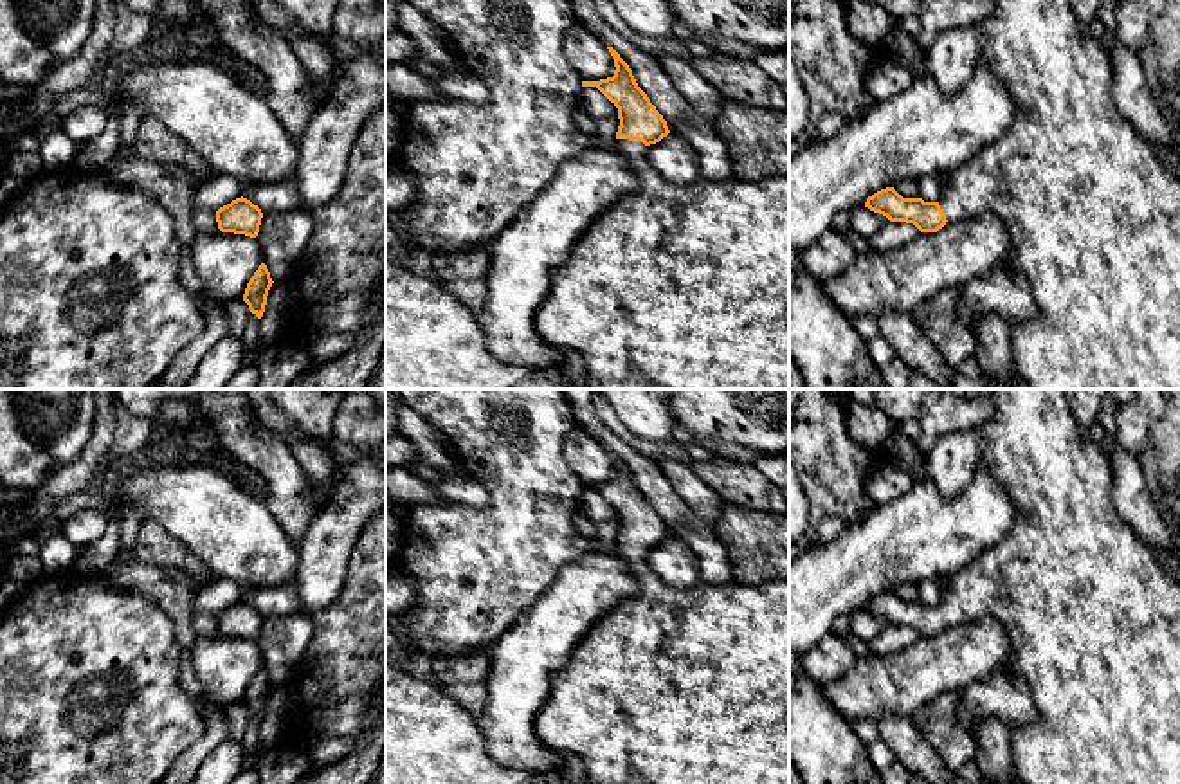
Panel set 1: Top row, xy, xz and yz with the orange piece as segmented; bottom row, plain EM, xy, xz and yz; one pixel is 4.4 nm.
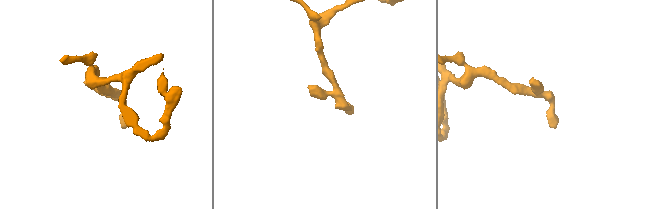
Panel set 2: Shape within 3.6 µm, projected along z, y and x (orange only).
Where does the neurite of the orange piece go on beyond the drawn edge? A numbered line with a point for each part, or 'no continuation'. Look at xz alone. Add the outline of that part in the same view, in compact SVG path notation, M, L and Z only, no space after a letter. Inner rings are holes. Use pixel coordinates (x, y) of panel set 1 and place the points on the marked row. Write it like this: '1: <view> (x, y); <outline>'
1: xz (674, 287); M616 139L616 146L638 180L638 191L604 211L578 236L569 258L553 270L549 294L533 319L537 333L549 346L573 350L584 359L585 389L789 389L789 178L701 178L695 184L676 186L652 168L641 141Z

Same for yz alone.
1: yz (1092, 218); M991 0L991 13L978 23L978 31L982 58L1016 103L1014 123L993 146L946 175L939 205L948 222L993 213L1007 231L1005 267L1025 276L1038 308L1034 321L1011 324L1018 375L1030 389L1180 389L1180 178L1160 166L1157 144L1121 115L1112 92L1113 65L1106 41L1079 25L1070 0Z

